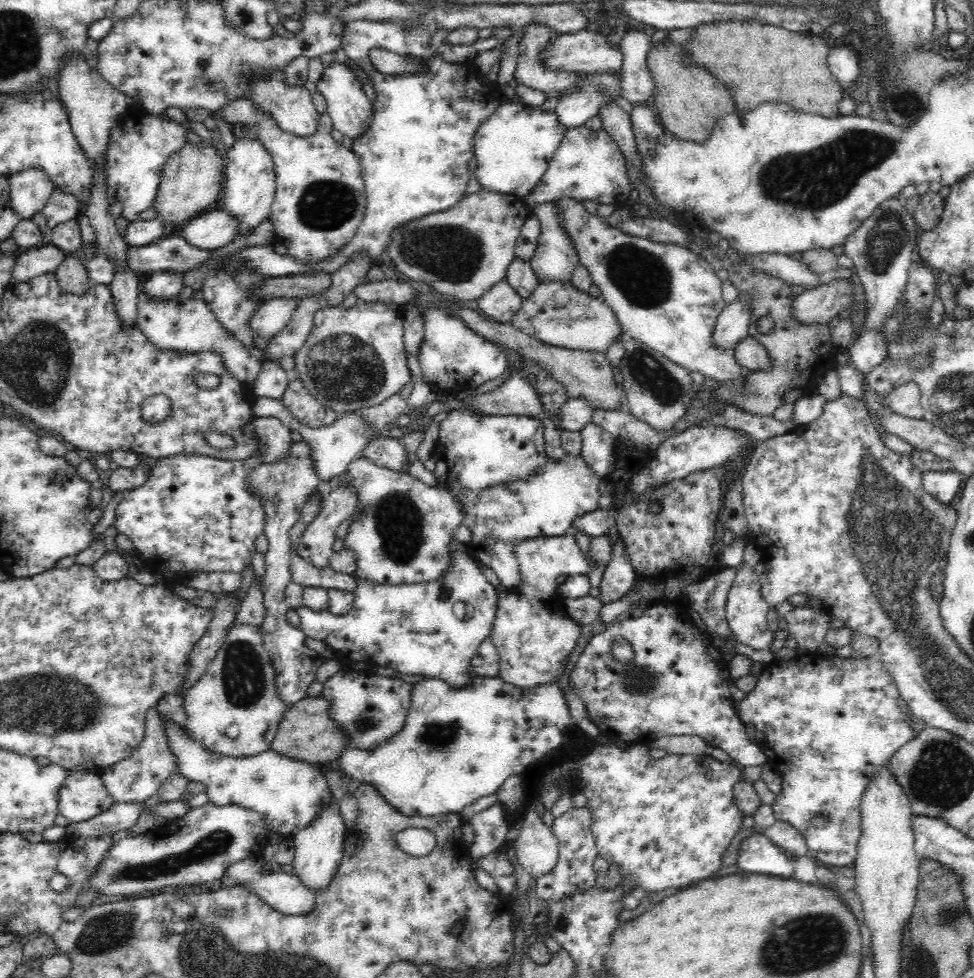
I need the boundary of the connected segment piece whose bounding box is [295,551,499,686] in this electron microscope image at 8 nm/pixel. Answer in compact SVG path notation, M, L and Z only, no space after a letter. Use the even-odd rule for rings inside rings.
M454 552L453 563L440 582L388 586L358 579L358 590L353 594L355 600L352 611L343 616L332 615L329 611L320 614L306 606L296 609L300 617L299 629L304 633L304 637L325 643L332 651L339 652L343 659L350 658L349 662L375 660L379 667L388 667L410 676L422 674L428 679L444 680L450 686L464 686L466 682L470 682L472 674L468 670L471 661L475 659L480 644L491 634L499 598L497 590L482 575L473 557L466 552ZM456 602L463 602L464 606L470 609L470 614L462 620L458 620L452 612Z

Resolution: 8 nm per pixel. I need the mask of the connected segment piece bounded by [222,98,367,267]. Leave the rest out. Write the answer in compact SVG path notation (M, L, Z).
M248 98L231 101L226 107L223 107L222 113L228 124L242 124L252 130L256 134L256 139L262 143L266 151L270 153L270 157L274 159L276 190L269 216L275 229L274 243L284 245L286 255L294 259L296 263L306 263L310 267L314 263L337 255L346 246L350 246L352 238L355 238L360 223L365 217L367 207L365 184L362 169L354 152L344 148L341 143L331 138L333 123L329 115L325 113L320 116L318 130L312 138L299 138L297 135L286 133L280 129L278 123L268 113L264 113Z

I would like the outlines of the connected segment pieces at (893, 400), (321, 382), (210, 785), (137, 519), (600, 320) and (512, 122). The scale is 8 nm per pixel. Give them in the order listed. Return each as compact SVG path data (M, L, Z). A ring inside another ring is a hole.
M914 382L898 386L885 396L885 404L892 412L913 419L923 418L921 392Z
M357 301L353 308L325 306L314 312L310 334L294 354L299 380L322 405L338 414L382 404L410 380L403 320L405 305Z
M173 718L163 720L162 729L182 776L189 782L205 784L209 801L218 806L236 804L255 810L270 834L293 836L304 830L308 822L314 820L316 810L322 808L322 802L331 799L330 787L319 766L290 759L272 750L240 758L210 753L190 738L182 725L176 725Z
M252 419L240 431L244 437L256 441L256 448L248 458L234 460L202 454L162 456L155 460L146 481L125 493L115 509L113 527L116 534L132 541L134 552L140 559L140 569L155 573L166 567L196 576L202 572L241 574L251 566L251 560L257 553L257 536L263 533L265 527L265 510L261 500L249 490L247 478L264 462L261 462L261 442Z
M571 281L539 283L536 290L523 299L520 310L512 316L510 324L544 344L568 350L602 352L622 334L618 319L602 297L592 297L578 291Z
M515 99L502 104L488 120L478 128L478 134L474 136L475 158L479 163L479 168L474 174L481 184L481 188L493 190L502 194L513 194L524 197L535 184L540 182L546 170L549 168L551 159L558 146L562 143L567 129L558 122L555 114L545 114L539 108L534 108Z

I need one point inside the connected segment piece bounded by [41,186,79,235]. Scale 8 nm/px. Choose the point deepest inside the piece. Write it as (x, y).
(62, 205)

